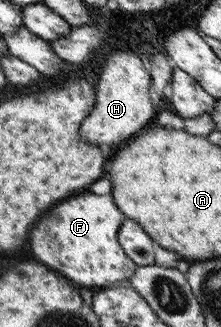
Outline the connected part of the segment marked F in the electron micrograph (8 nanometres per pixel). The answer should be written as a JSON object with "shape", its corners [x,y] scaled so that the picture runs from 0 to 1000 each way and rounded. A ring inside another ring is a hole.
{"shape":[[[385,590],[321,602],[213,639],[140,694],[131,768],[195,810],[267,829],[285,847],[348,872],[421,878],[430,890],[575,875],[579,847],[593,847],[620,810],[548,768],[520,731],[557,670],[557,651],[529,645],[498,593]]]}

